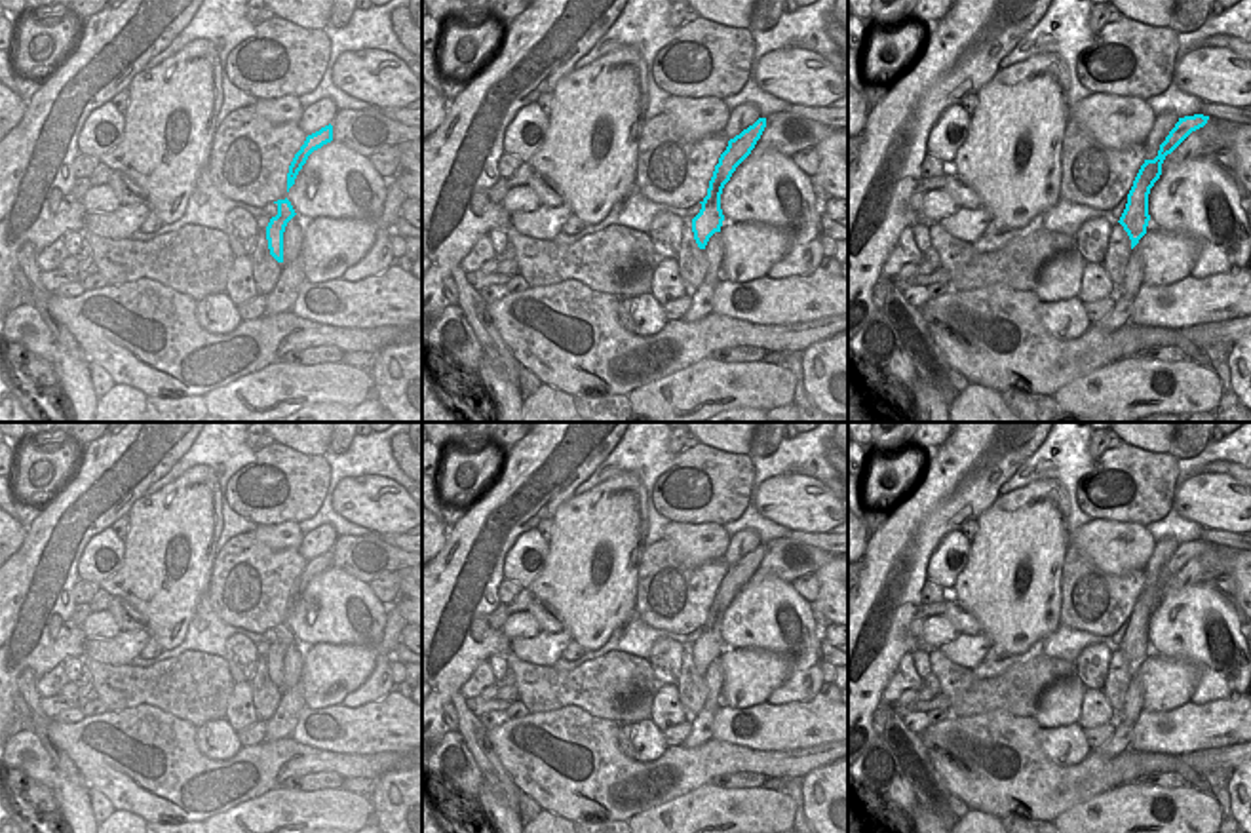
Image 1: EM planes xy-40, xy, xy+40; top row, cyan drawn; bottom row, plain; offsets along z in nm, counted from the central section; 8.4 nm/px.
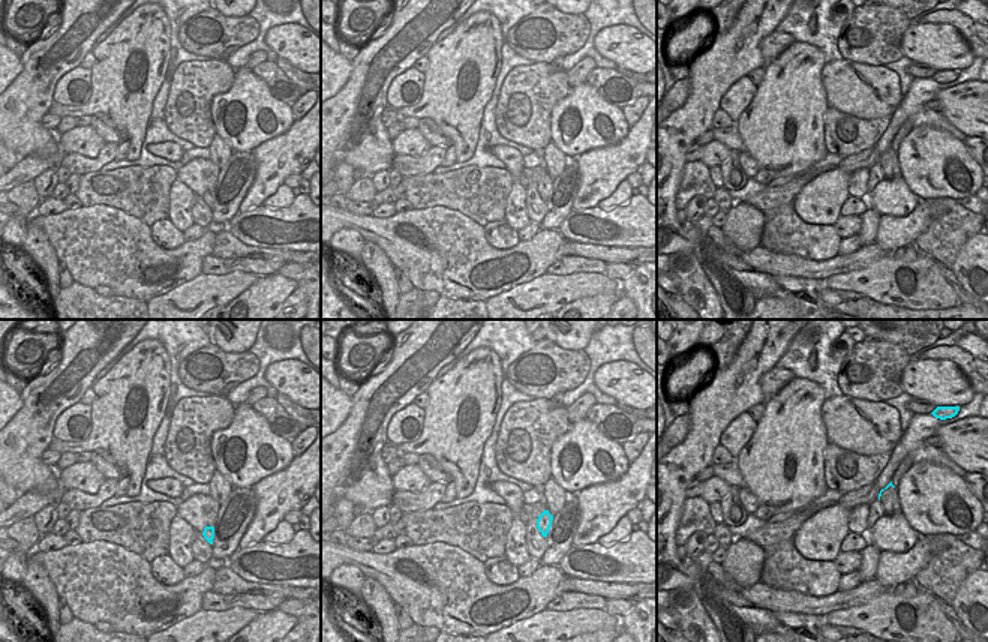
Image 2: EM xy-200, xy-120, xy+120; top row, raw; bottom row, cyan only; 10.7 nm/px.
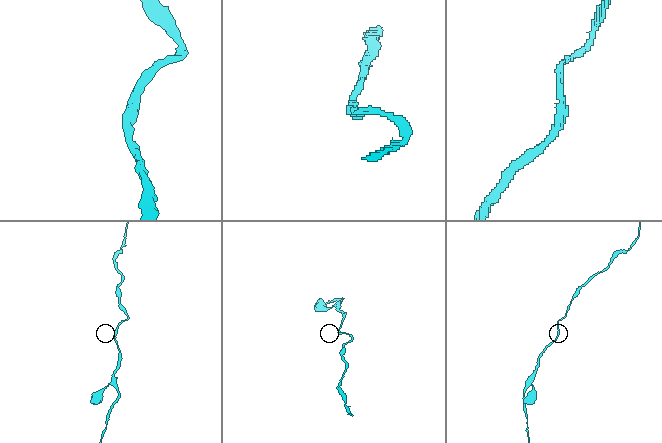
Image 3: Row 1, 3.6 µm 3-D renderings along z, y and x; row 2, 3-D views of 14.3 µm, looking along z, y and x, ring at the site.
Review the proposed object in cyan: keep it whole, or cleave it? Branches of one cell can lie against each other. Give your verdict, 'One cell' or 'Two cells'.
One cell.

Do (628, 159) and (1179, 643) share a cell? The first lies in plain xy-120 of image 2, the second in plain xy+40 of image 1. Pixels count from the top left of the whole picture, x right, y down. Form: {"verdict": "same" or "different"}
{"verdict": "different"}

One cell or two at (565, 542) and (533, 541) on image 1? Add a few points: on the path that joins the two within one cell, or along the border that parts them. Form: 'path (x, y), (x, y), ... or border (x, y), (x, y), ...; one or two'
border (548, 541), (544, 565), (531, 584); two

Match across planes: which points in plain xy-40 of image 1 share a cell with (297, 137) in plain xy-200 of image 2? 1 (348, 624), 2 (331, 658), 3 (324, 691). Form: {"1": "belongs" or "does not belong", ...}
{"1": "does not belong", "2": "belongs", "3": "belongs"}

